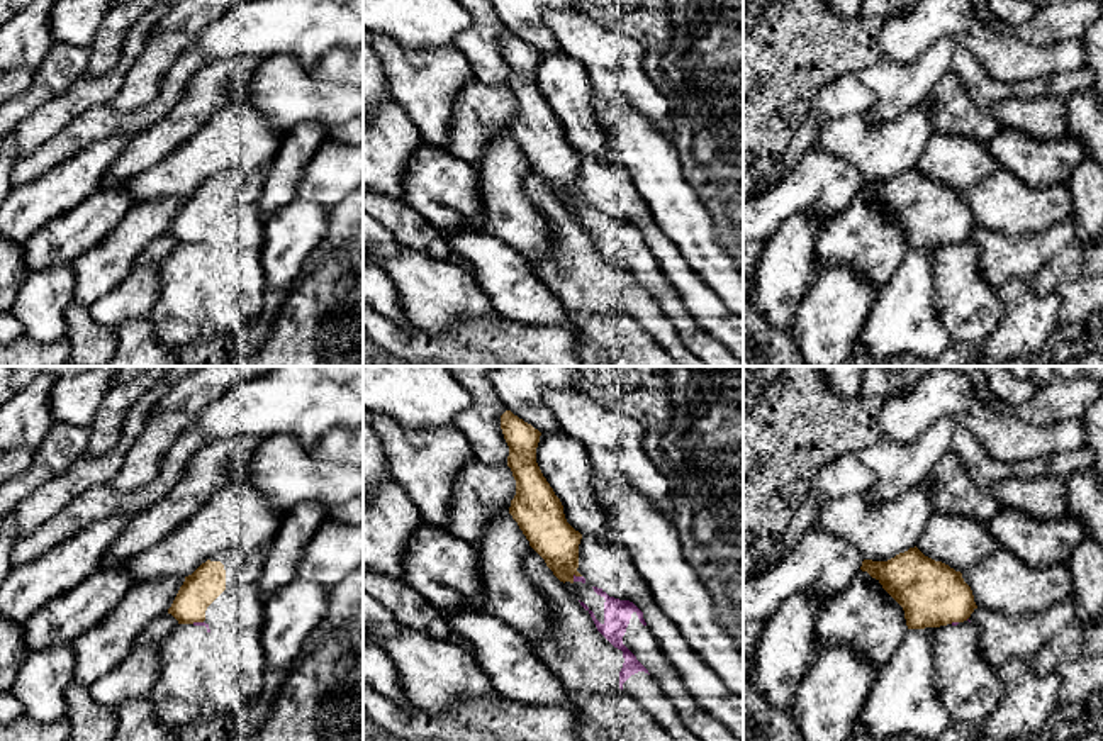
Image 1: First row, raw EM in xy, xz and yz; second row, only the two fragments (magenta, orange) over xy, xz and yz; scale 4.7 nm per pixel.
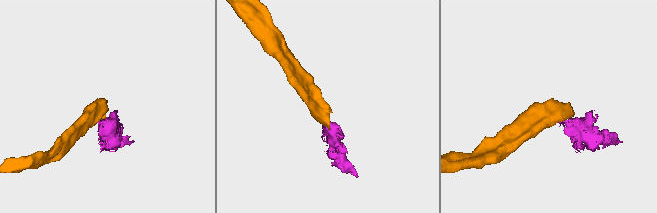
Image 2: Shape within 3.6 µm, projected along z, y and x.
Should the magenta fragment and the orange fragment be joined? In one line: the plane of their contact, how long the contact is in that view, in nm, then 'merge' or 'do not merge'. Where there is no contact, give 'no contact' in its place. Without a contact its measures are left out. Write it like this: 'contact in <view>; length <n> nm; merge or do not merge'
contact in xz; length 50 nm; do not merge

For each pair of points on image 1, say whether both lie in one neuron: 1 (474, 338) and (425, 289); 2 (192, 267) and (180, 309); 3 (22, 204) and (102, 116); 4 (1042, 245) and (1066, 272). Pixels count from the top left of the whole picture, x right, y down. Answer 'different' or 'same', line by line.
1: different
2: same
3: different
4: different

